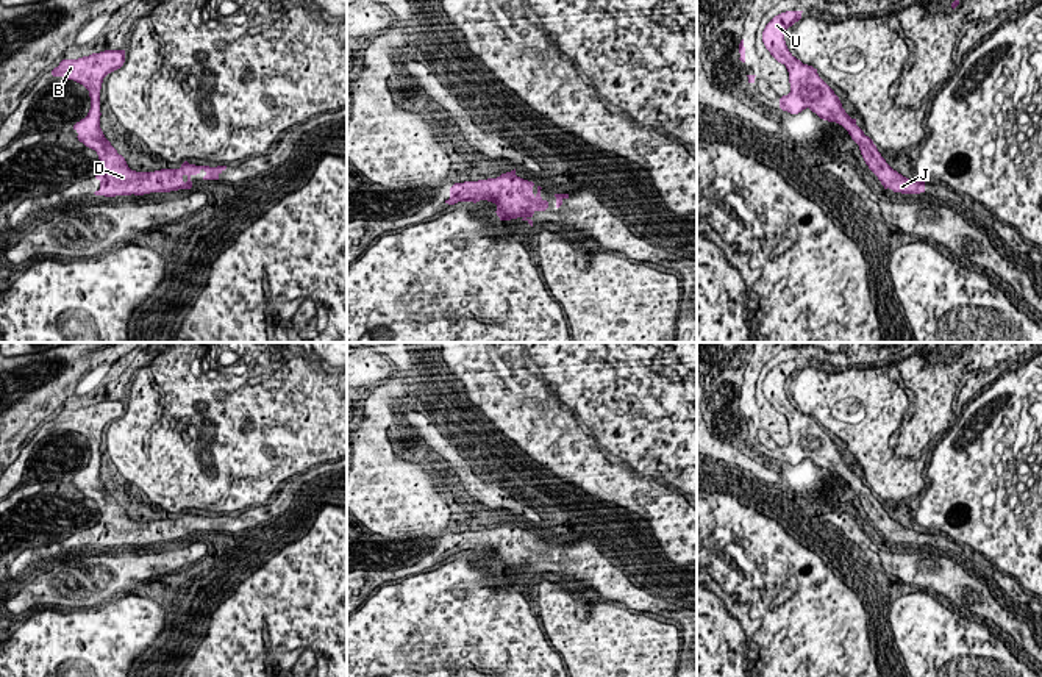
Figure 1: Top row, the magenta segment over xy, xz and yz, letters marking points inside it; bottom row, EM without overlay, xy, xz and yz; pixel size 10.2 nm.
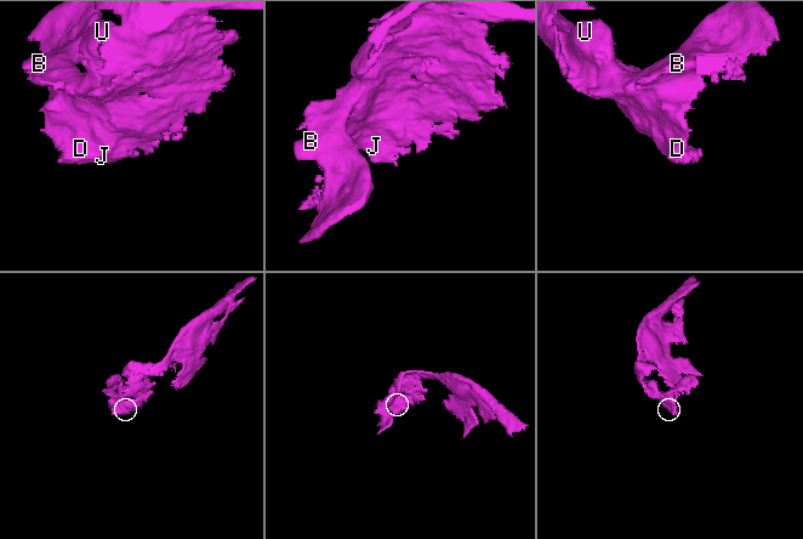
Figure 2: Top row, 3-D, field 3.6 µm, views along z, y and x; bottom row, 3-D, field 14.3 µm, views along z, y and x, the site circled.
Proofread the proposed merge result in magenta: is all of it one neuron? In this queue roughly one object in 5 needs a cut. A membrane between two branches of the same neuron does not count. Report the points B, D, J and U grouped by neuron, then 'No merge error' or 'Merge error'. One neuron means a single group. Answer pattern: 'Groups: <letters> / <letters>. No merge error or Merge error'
Groups: B D J U. No merge error

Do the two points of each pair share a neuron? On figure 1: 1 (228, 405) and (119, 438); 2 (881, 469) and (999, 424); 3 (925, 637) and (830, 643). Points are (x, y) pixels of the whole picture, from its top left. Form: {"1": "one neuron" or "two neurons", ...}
{"1": "one neuron", "2": "two neurons", "3": "two neurons"}

